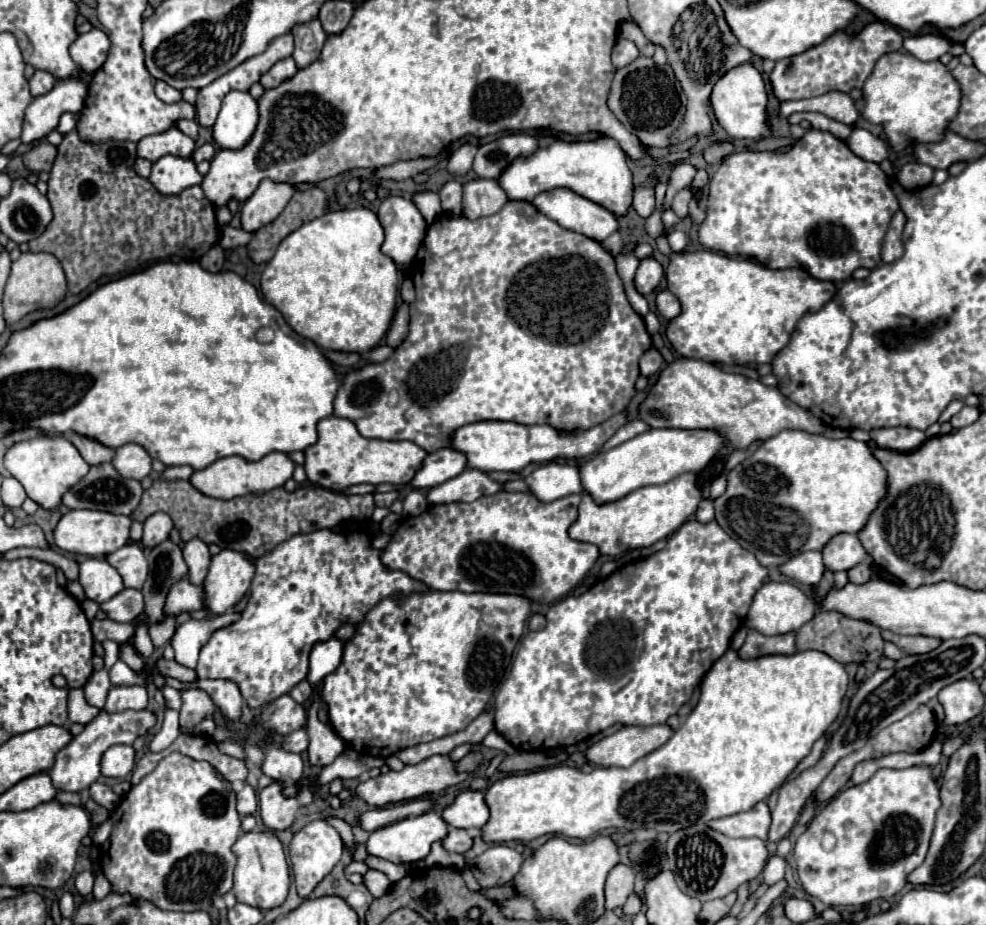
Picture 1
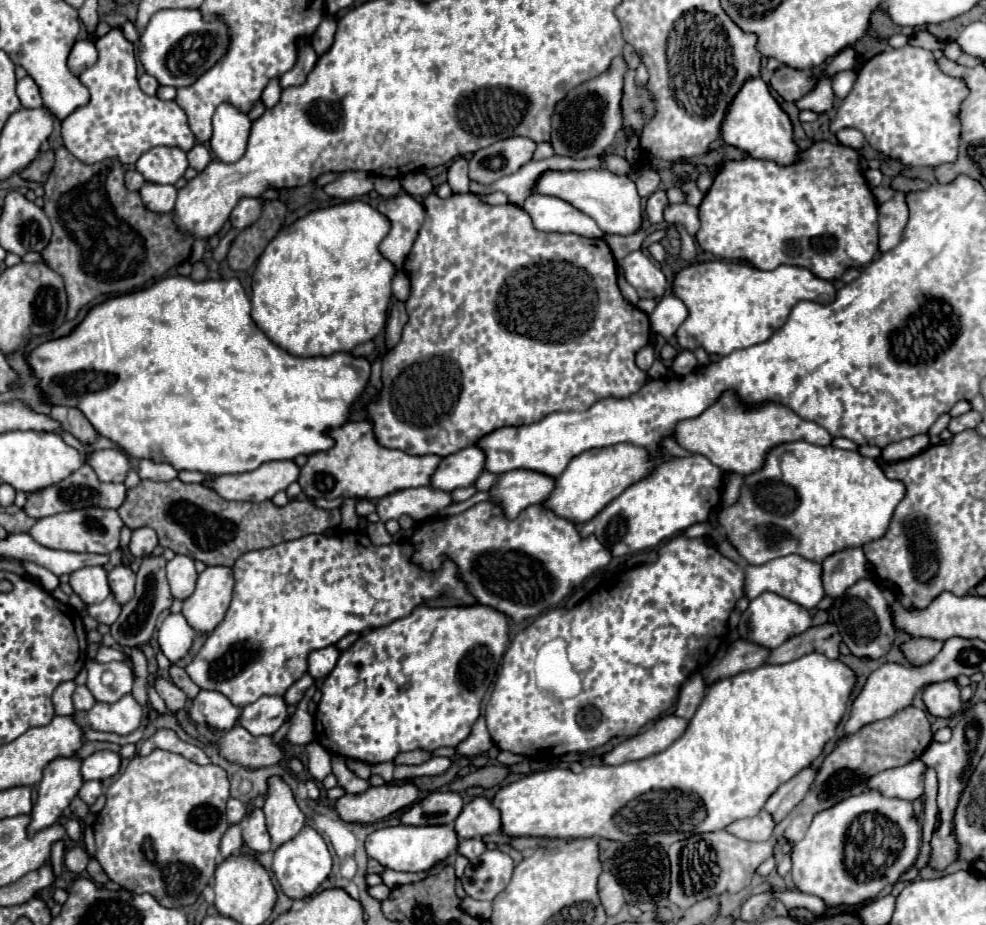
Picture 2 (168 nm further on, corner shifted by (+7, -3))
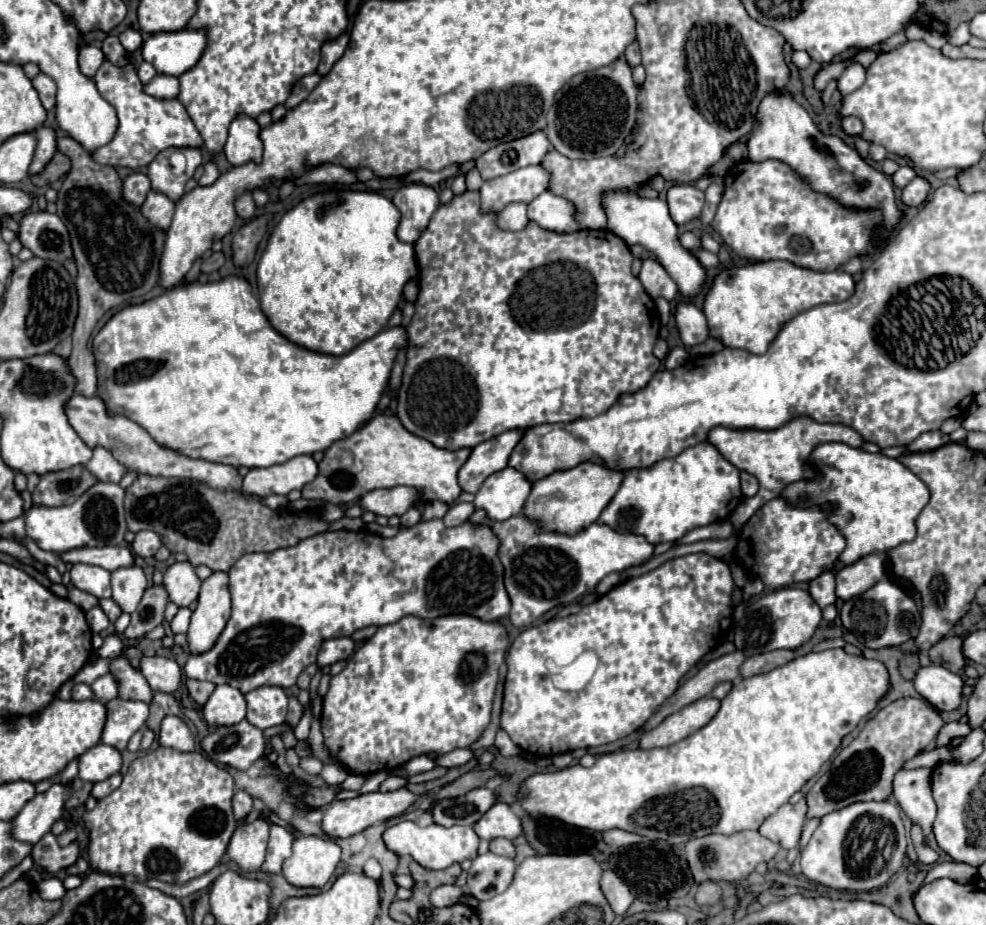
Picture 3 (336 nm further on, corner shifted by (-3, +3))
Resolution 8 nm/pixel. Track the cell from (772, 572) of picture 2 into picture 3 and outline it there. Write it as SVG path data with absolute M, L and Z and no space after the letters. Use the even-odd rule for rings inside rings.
M825 570L823 574L819 574L817 578L813 578L809 582L809 594L811 598L815 598L815 602L825 608L829 604L833 604L837 600L835 596L835 576L831 570Z

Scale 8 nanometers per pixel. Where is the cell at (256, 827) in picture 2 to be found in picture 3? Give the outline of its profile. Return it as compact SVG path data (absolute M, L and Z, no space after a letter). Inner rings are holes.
M257 818L249 826L239 826L231 836L227 856L237 862L243 870L255 872L265 862L269 842L269 822Z

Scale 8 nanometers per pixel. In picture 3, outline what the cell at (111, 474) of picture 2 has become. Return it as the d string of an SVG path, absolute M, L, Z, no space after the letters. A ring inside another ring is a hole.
M97 446L93 450L91 462L87 462L87 470L91 470L99 482L115 482L115 484L127 472L127 468L121 462L117 462L109 450L105 450L101 446Z

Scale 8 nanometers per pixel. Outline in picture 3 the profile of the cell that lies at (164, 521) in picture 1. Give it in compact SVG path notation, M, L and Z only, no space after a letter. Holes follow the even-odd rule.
M141 530L141 532L135 534L135 540L133 540L131 546L133 546L137 556L153 558L155 552L161 548L161 538L153 530Z

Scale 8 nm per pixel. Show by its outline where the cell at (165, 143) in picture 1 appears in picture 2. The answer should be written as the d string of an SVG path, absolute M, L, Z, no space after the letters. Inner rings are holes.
M157 146L137 160L135 168L151 184L175 184L187 170L187 156L179 148Z

